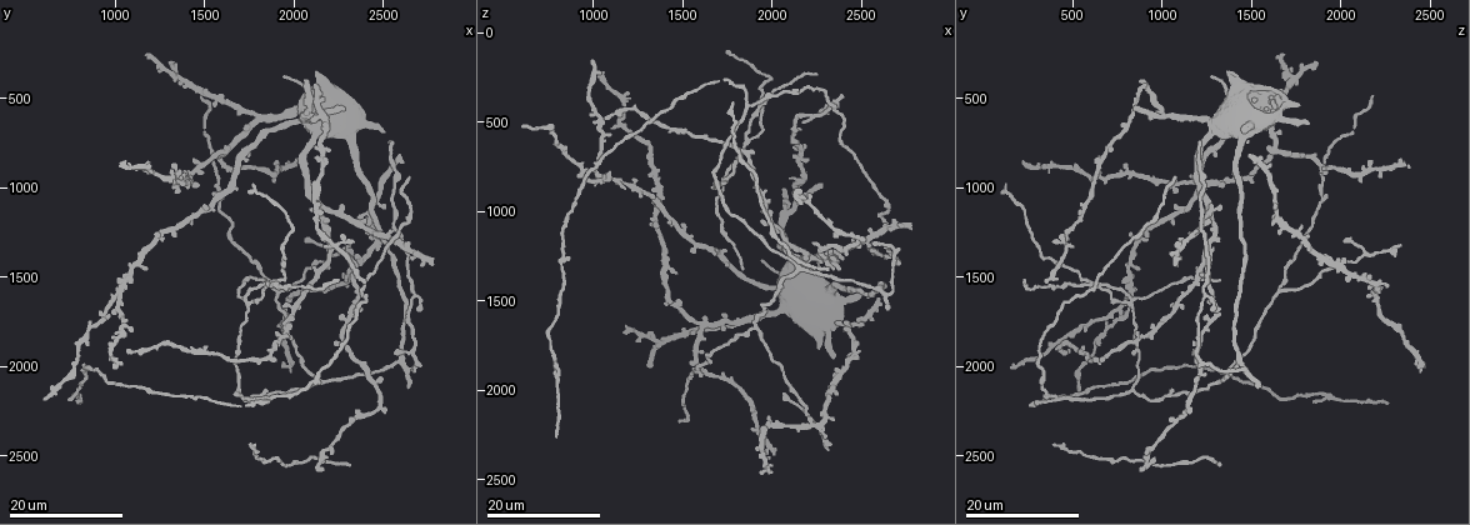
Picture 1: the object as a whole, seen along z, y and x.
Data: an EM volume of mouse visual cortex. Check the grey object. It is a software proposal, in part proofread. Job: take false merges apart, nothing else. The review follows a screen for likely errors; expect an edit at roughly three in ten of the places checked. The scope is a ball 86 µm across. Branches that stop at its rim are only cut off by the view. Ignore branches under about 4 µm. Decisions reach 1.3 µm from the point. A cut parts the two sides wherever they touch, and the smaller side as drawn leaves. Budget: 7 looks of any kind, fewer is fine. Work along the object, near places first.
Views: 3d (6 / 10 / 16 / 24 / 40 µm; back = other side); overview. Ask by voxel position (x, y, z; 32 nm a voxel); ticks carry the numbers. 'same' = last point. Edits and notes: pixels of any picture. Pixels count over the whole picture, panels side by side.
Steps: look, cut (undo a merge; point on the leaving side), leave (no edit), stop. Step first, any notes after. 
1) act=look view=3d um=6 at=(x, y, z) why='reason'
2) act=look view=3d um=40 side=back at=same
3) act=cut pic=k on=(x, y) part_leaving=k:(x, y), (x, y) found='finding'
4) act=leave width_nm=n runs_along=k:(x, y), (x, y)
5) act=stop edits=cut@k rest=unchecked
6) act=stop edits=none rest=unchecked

act=look view=3d um=24 at=(1920, 1580, 1640) why='three-way junction'

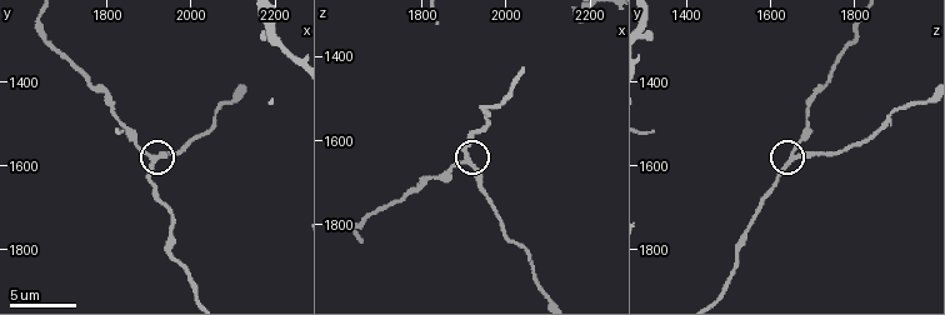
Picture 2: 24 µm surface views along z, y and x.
act=look view=3d um=6 at=(1915, 1580, 1650)

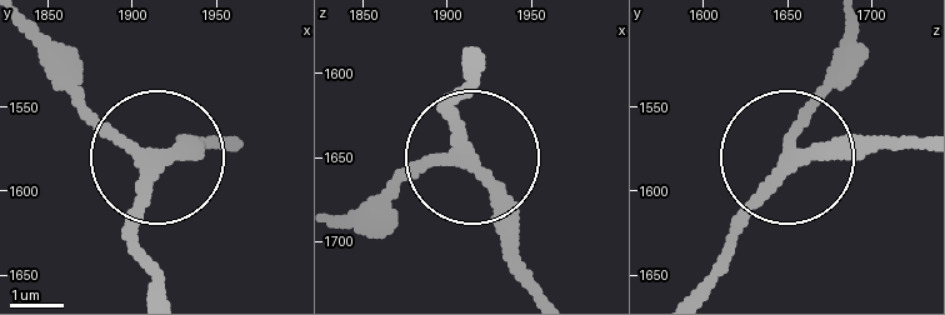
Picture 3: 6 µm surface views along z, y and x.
act=leave width_nm=240 runs_along=3:(699, 288), (770, 168), (918, 140) found='all the same neuron'

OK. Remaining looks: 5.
act=look view=3d um=16 at=(1720, 1620, 820) why='three arms meet'

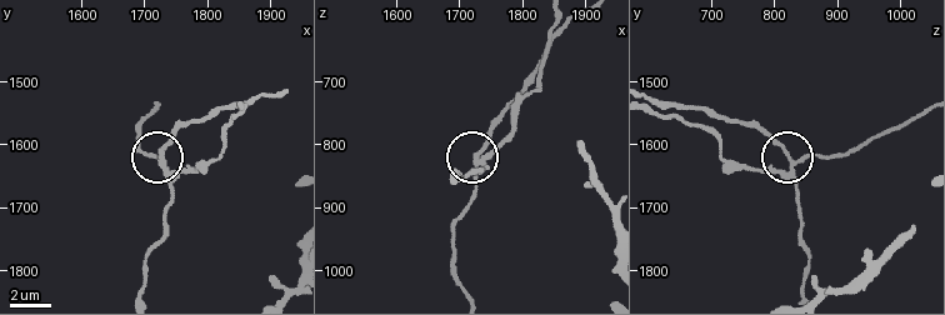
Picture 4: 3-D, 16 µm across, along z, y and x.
act=look view=3d um=10 at=(1725, 1625, 830)

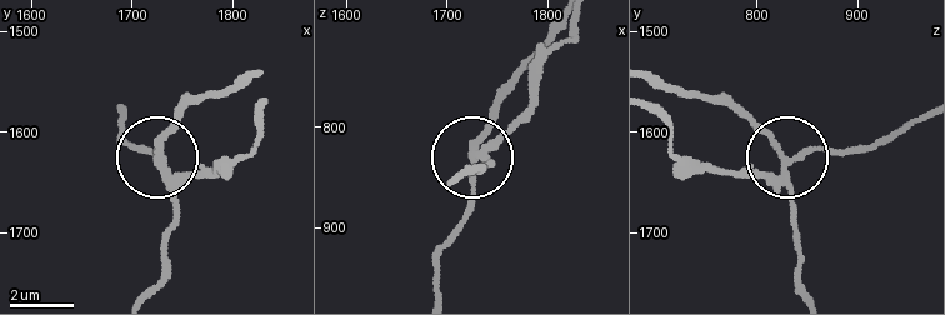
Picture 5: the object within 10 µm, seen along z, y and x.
act=cut pic=5 on=(199, 164) arms=3 part_leaving=5:(781, 166), (765, 174), (693, 171), (651, 113) found='two neurons meet here'

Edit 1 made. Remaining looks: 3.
act=look view=overview

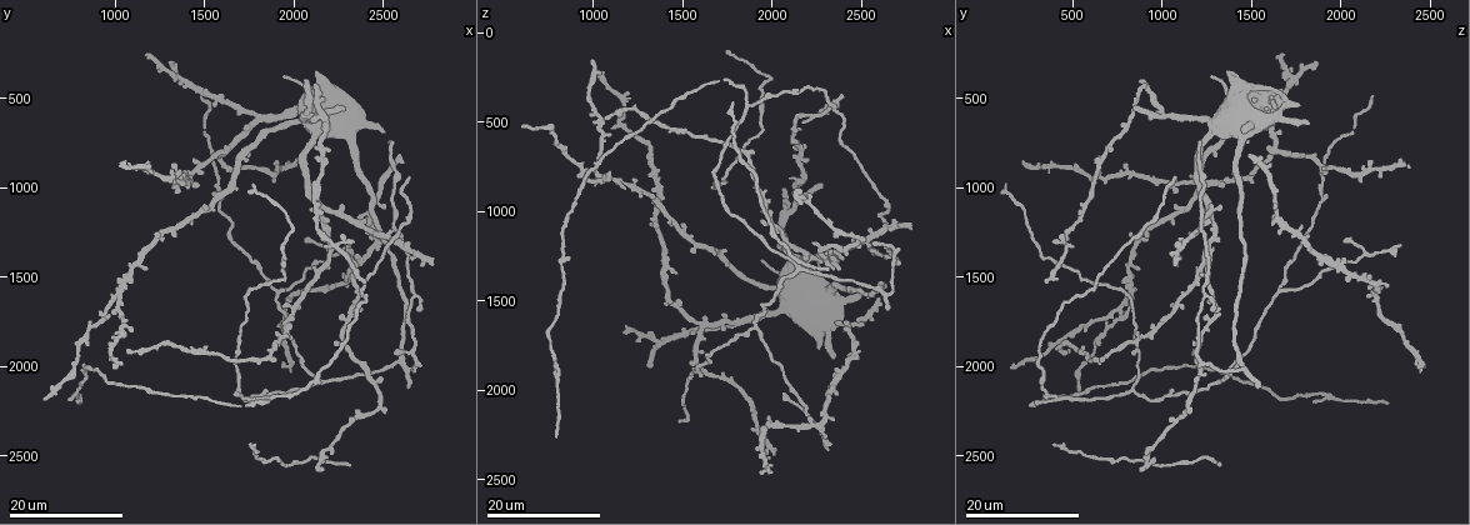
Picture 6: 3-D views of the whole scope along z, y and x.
act=look view=3d um=24 at=(2240, 1320, 480) why='looks like a crossing'

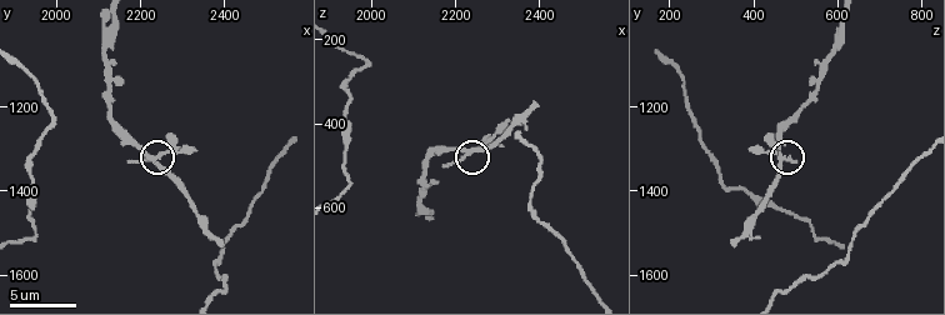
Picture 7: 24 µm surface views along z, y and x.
act=look view=3d um=6 at=(2235, 1325, 465) why='closer look'

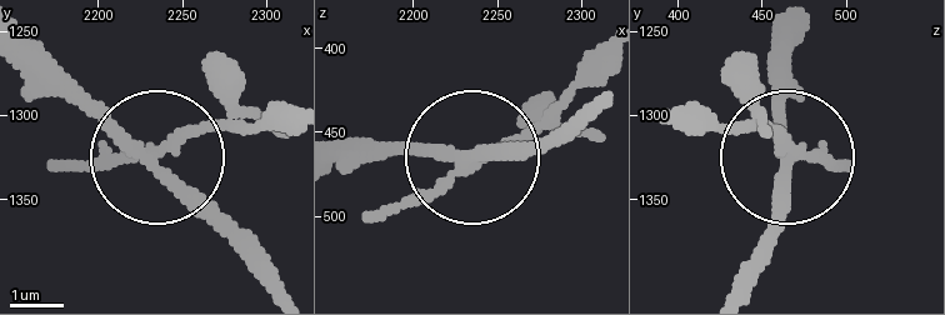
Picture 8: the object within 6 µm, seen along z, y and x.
act=cut pic=8 on=(216, 129) arms=4 found='two neurons meet here'

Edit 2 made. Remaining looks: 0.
act=stop edits=cut@5,cut@8 rest=unchecked

